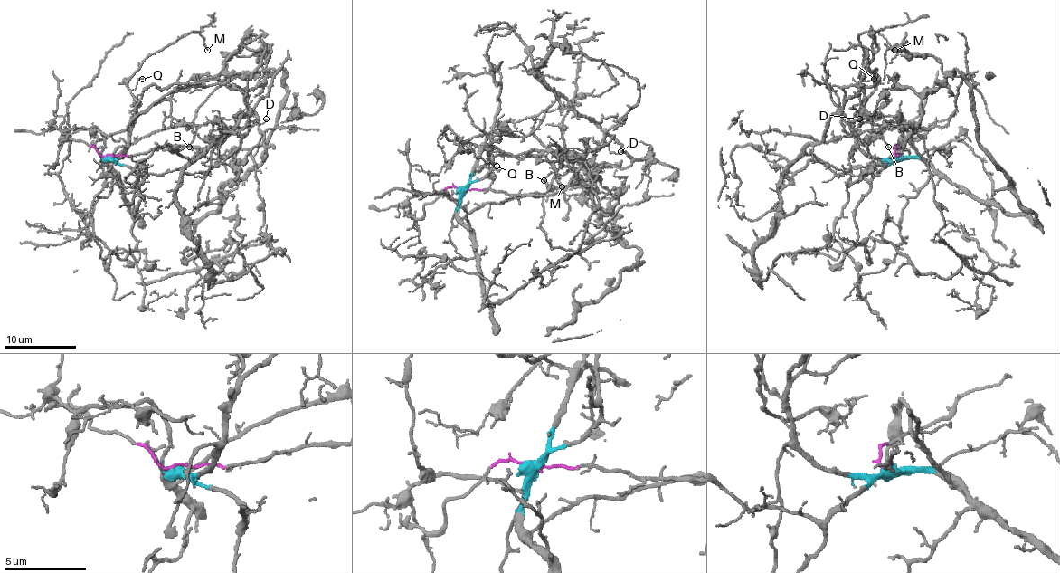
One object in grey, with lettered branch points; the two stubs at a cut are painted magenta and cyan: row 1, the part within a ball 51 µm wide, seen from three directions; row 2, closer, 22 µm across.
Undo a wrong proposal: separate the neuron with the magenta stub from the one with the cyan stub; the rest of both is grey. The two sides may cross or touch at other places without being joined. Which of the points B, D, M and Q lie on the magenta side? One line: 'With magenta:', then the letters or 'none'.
With magenta: D

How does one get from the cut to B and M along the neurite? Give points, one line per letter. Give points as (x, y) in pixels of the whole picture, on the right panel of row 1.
B: (897, 154), (922, 159), (925, 163), (912, 144), (912, 137), (901, 124), (883, 126), (883, 140), (888, 147)
M: (897, 154), (875, 159), (857, 144), (854, 119), (874, 90), (863, 64), (861, 33), (877, 33), (895, 50)

